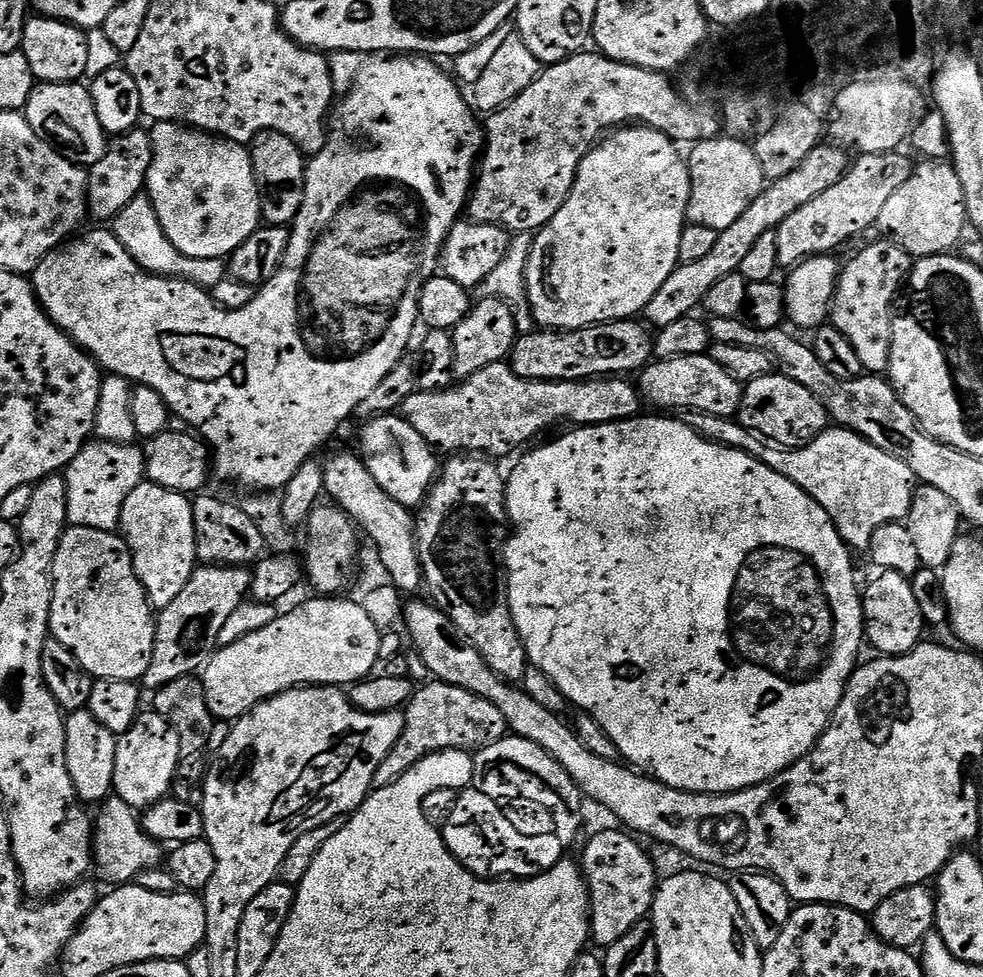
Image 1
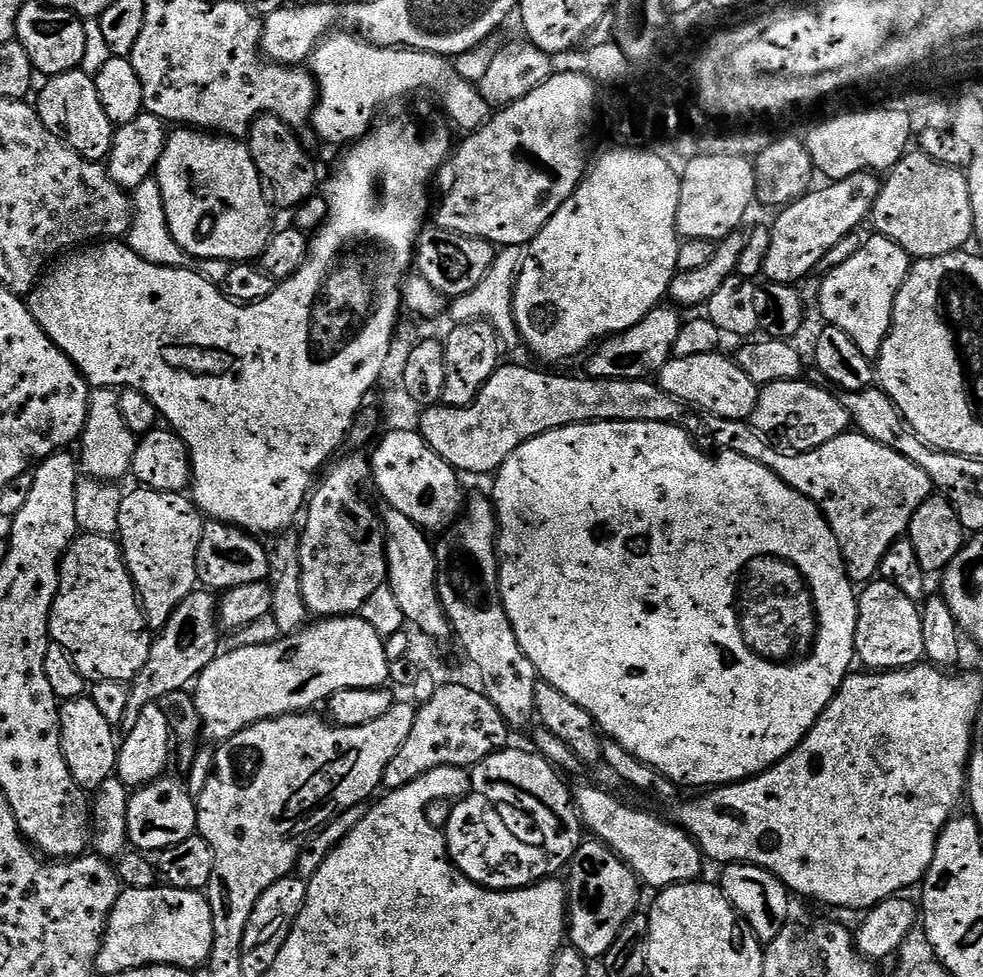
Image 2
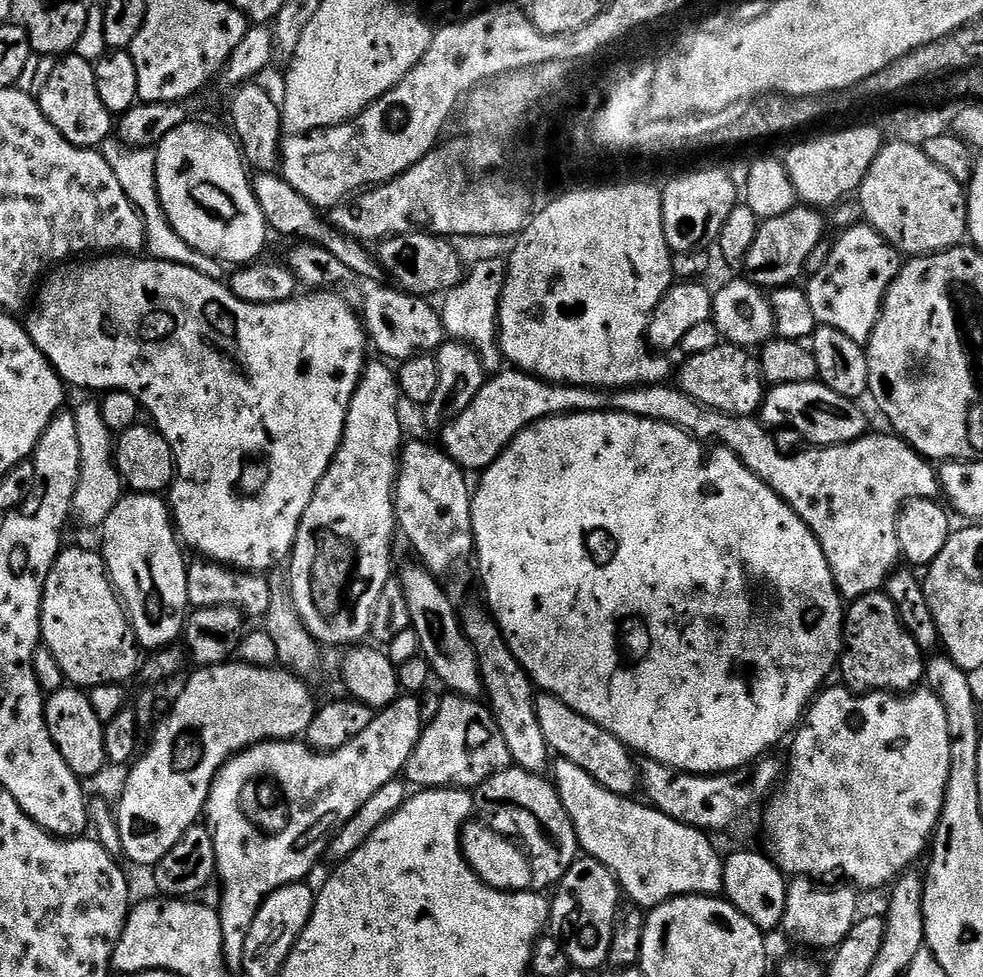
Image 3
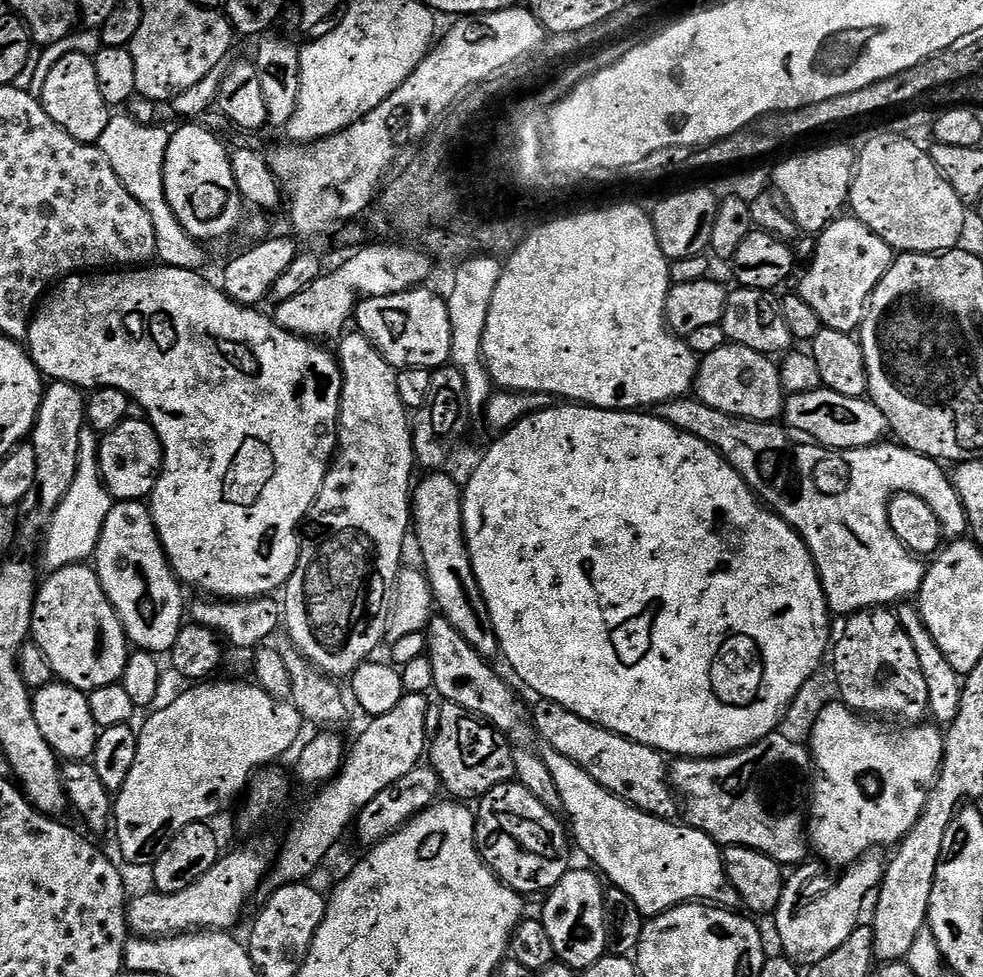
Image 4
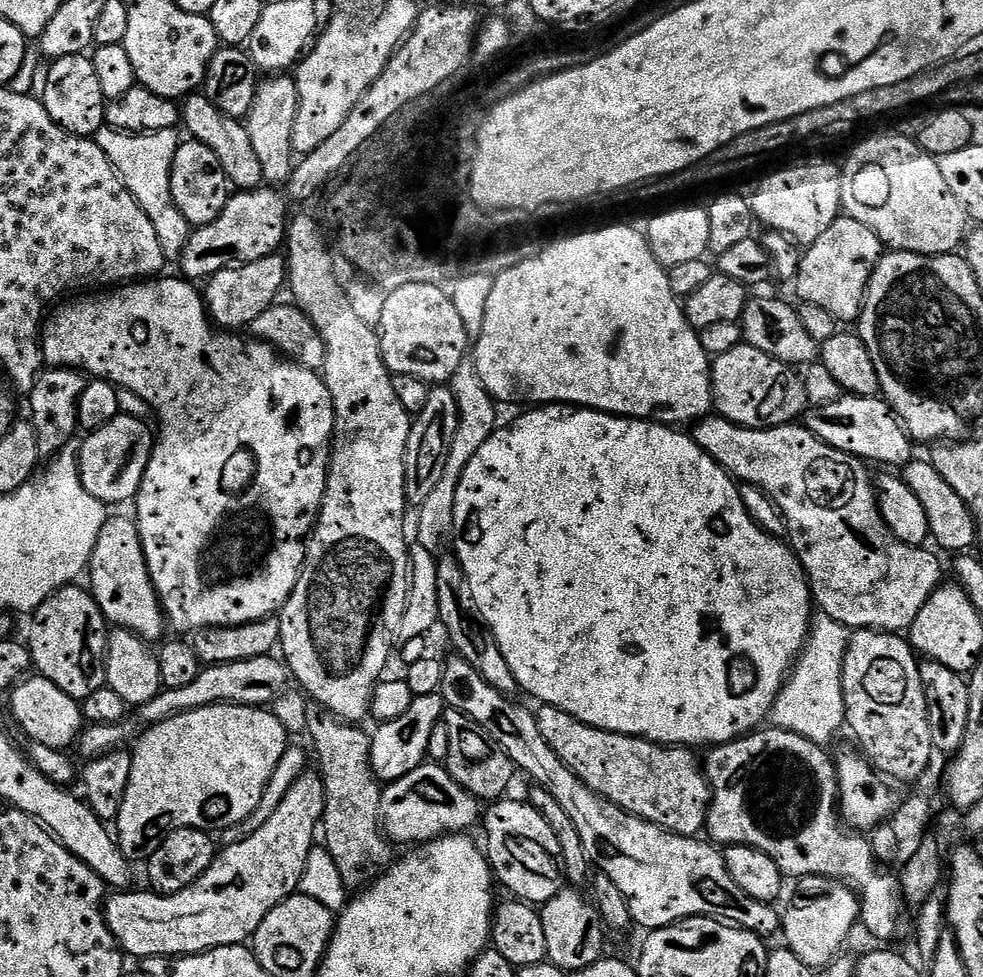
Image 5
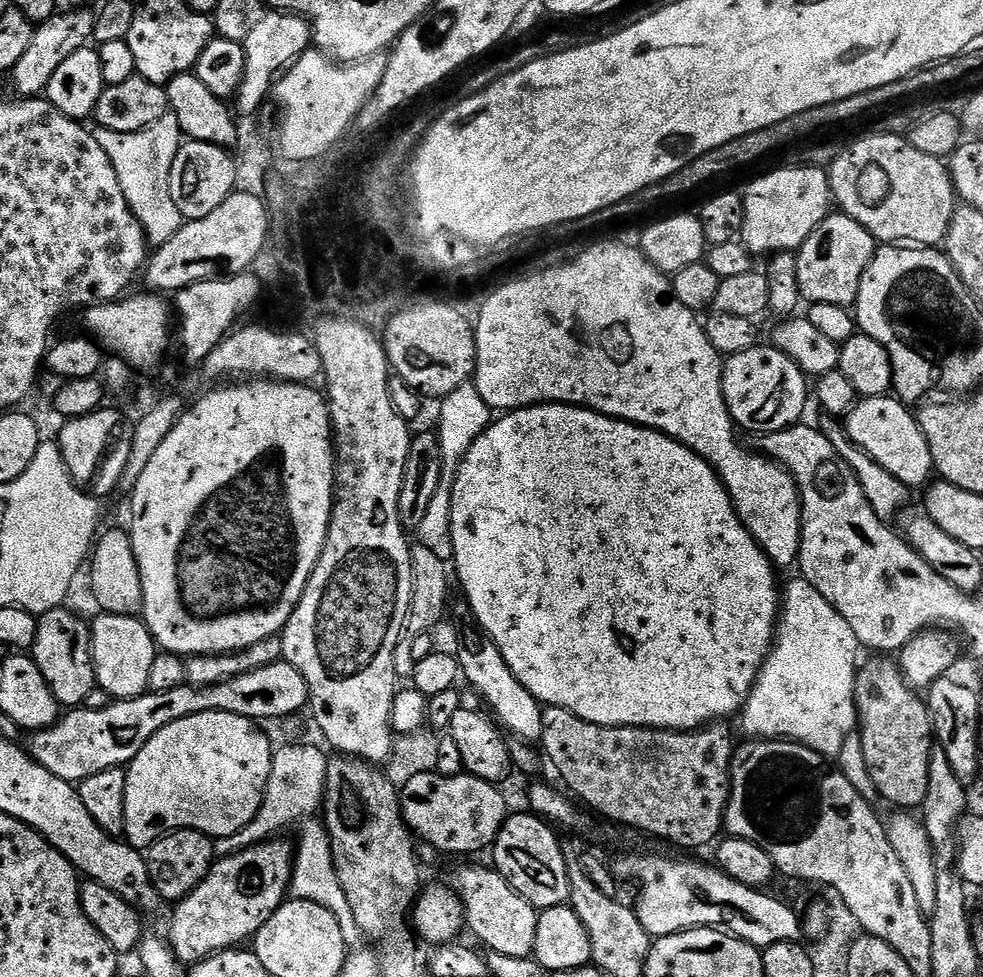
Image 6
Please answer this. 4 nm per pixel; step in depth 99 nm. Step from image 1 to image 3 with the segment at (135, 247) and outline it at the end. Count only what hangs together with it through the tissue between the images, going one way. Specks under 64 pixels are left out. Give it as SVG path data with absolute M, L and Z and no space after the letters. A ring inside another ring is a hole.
M109 138L102 145L102 155L114 170L114 174L118 174L118 182L122 185L122 190L126 190L126 198L130 198L130 202L136 205L140 217L144 219L147 255L153 260L165 260L171 264L190 266L194 270L206 274L206 278L223 281L226 276L224 261L215 260L198 250L194 250L194 246L182 242L182 238L178 238L174 226L170 226L156 185L155 151L152 148L129 148L127 144L119 139Z

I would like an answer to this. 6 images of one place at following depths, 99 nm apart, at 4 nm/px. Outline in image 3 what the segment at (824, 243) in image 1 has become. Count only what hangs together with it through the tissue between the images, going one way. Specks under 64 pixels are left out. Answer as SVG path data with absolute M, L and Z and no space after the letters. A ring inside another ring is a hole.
M798 206L778 218L763 221L754 246L750 246L750 254L744 259L743 275L761 290L795 285L824 236L824 220L820 216L823 215L811 206Z

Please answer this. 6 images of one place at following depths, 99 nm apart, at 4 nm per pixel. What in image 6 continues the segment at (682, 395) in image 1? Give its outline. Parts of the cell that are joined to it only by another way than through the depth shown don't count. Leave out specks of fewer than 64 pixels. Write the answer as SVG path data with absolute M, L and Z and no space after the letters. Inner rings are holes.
M757 346L750 350L742 350L742 354L734 354L724 360L722 394L728 407L728 413L732 415L732 423L737 429L744 431L745 428L748 432L767 434L801 423L803 416L800 415L803 414L808 400L810 404L810 380L790 357L779 352L777 348Z

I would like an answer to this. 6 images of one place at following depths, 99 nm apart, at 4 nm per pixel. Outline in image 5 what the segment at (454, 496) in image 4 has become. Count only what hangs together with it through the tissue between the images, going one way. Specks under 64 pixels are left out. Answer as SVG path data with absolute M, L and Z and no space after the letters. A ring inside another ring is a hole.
M444 554L439 557L437 566L438 582L438 614L439 623L448 631L452 639L455 655L462 657L494 690L505 694L512 694L517 691L518 685L514 674L510 674L510 666L506 666L506 658L502 658L502 650L498 650L498 642L492 631L486 626L482 614L478 614L478 605L474 603L474 593L470 591L468 579L462 570L460 561L455 555Z

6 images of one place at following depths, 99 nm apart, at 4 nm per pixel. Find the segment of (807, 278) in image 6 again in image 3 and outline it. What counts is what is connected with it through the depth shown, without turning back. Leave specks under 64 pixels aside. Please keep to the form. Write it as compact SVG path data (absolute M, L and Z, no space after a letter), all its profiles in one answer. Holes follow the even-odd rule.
M867 223L848 228L828 252L824 265L809 278L806 291L817 325L842 330L846 338L867 345L874 334L892 280L900 273L901 253Z

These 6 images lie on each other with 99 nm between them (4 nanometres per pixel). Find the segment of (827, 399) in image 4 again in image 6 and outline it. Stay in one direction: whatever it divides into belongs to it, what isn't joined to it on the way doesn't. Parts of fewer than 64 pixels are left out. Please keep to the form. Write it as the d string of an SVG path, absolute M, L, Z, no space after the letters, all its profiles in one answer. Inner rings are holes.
M895 395L863 397L848 411L842 427L857 446L878 462L878 466L886 466L886 470L908 489L923 489L933 479L930 442L926 442L926 434L920 429L913 409Z

